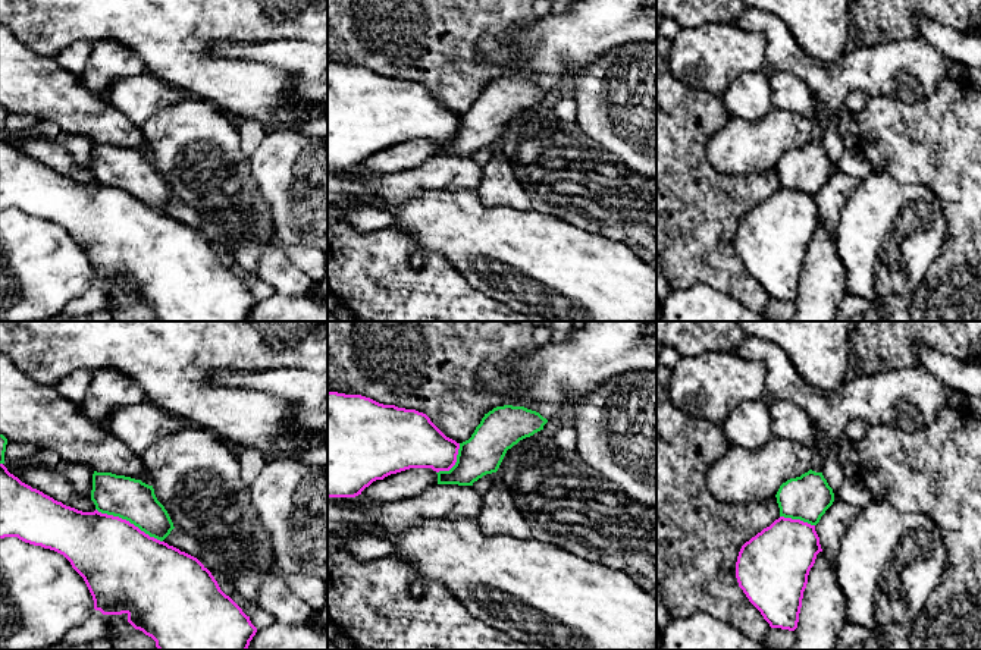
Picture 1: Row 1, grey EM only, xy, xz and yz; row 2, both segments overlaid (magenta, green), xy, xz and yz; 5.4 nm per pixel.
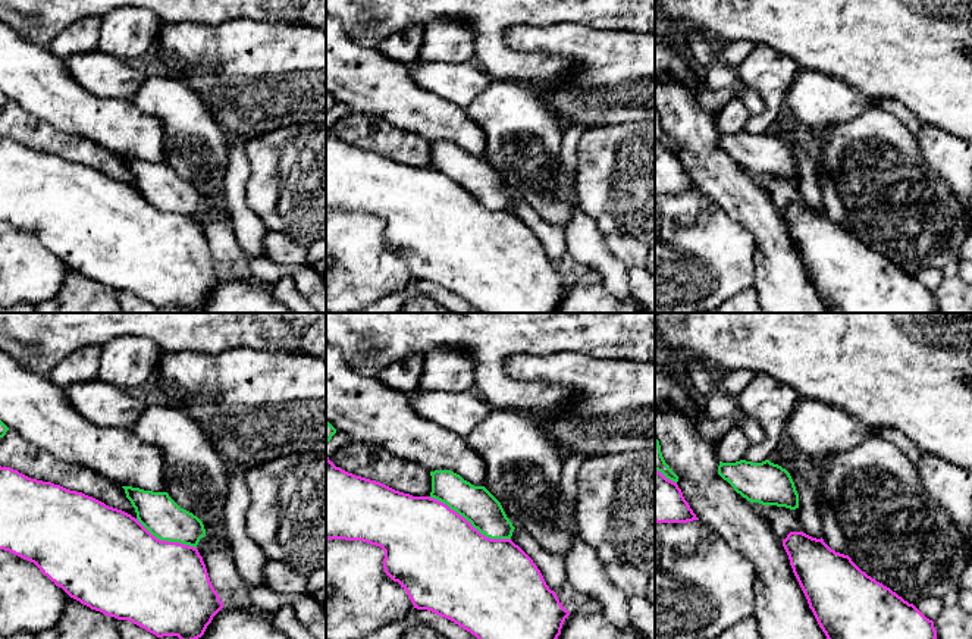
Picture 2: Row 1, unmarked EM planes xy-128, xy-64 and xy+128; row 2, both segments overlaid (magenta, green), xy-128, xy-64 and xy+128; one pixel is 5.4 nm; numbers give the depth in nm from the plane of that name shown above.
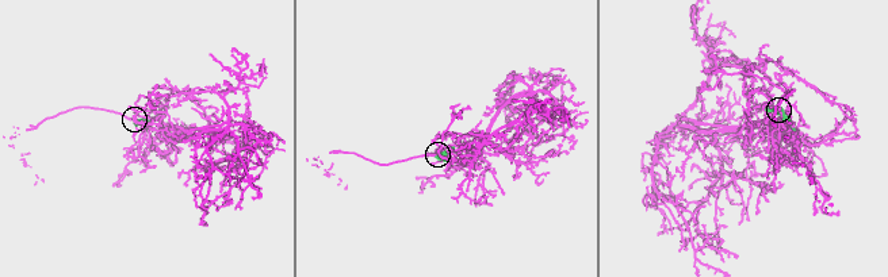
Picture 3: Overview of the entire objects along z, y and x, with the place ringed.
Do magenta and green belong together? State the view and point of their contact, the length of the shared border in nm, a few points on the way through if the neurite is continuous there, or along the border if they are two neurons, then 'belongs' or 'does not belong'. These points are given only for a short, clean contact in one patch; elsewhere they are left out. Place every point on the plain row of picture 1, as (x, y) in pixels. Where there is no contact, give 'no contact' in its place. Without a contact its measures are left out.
xy (128, 192) | 420 nm | belongs

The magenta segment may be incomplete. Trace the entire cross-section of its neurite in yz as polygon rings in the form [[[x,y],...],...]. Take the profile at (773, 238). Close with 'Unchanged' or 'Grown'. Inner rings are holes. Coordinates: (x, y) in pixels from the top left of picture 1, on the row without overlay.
[[[809,141],[783,154],[775,169],[780,189],[742,217],[736,249],[771,299],[794,302],[809,242],[822,223],[815,197],[834,164],[822,144]]]. Grown

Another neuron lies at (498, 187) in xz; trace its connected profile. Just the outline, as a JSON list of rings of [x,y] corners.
[[[498,153],[482,167],[482,179],[476,191],[486,207],[532,208],[532,202],[517,180],[511,164]]]

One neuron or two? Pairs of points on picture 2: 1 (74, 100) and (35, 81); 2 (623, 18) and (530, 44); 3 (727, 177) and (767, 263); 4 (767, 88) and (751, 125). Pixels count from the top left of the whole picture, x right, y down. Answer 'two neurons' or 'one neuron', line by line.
1: one neuron
2: two neurons
3: one neuron
4: one neuron

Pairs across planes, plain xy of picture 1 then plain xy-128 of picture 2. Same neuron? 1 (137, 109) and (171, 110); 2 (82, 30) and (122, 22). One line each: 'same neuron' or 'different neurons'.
1: different neurons
2: different neurons

